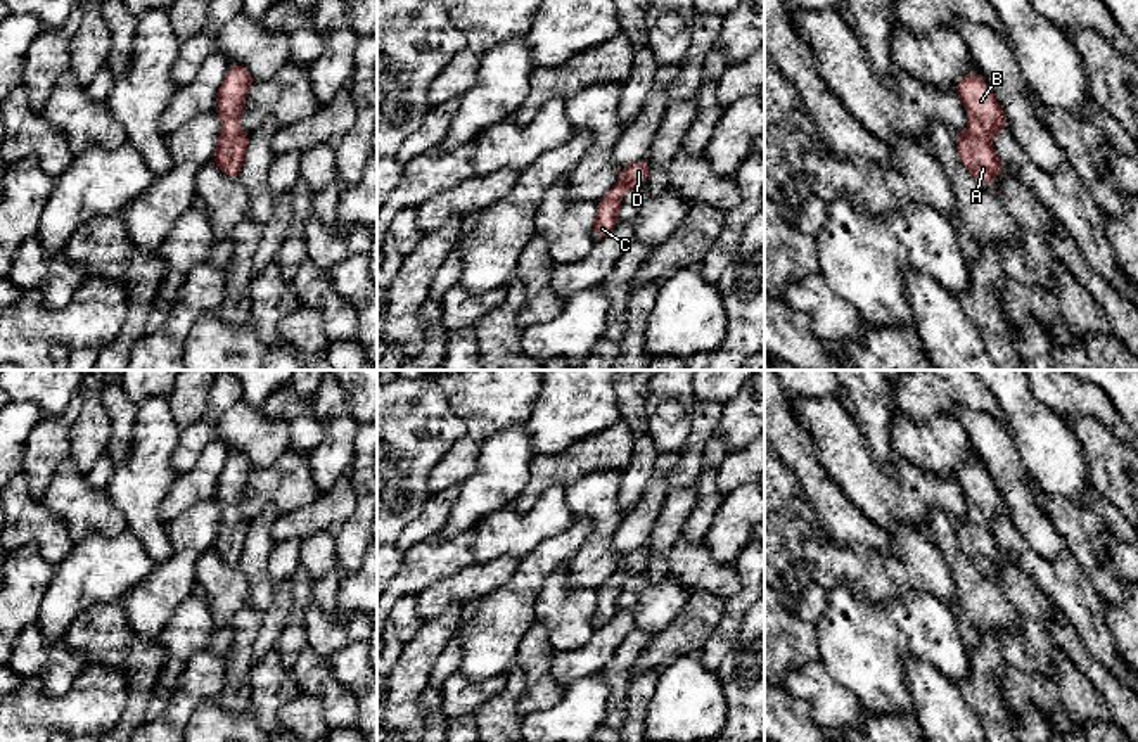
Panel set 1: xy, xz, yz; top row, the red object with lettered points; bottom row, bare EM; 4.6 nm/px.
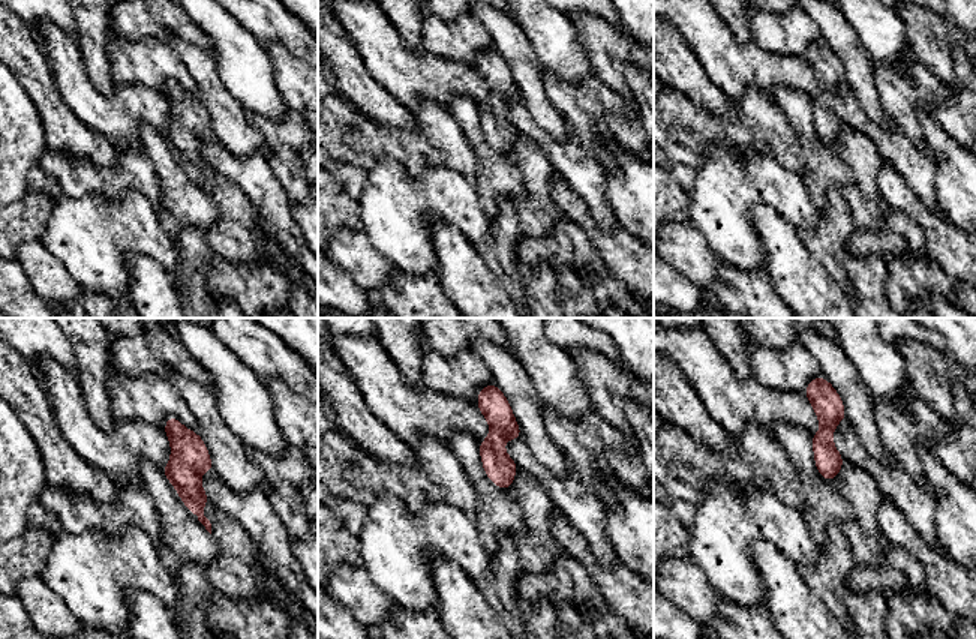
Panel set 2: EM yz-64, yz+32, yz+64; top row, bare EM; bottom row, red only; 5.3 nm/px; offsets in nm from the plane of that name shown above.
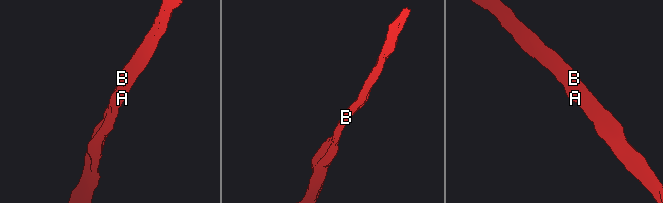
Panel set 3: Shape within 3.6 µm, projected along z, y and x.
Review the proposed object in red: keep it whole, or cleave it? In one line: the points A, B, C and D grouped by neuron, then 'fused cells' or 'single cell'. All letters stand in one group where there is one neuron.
groups A B C D; single cell

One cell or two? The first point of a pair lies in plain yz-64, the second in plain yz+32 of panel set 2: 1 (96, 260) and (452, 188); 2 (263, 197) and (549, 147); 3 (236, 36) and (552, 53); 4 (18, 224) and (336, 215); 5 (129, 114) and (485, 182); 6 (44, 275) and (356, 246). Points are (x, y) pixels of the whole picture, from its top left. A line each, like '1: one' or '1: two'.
1: one
2: one
3: one
4: one
5: two
6: one

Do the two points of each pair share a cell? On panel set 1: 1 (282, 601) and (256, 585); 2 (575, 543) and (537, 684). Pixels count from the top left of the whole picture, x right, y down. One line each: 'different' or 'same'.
1: different
2: different

